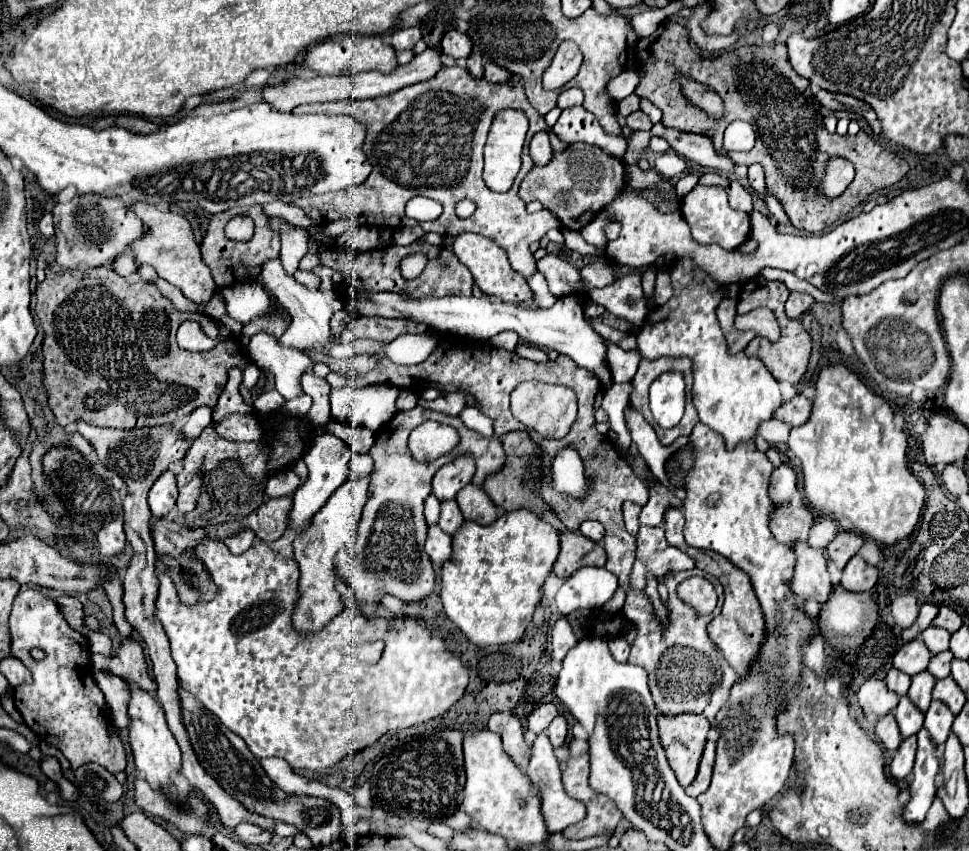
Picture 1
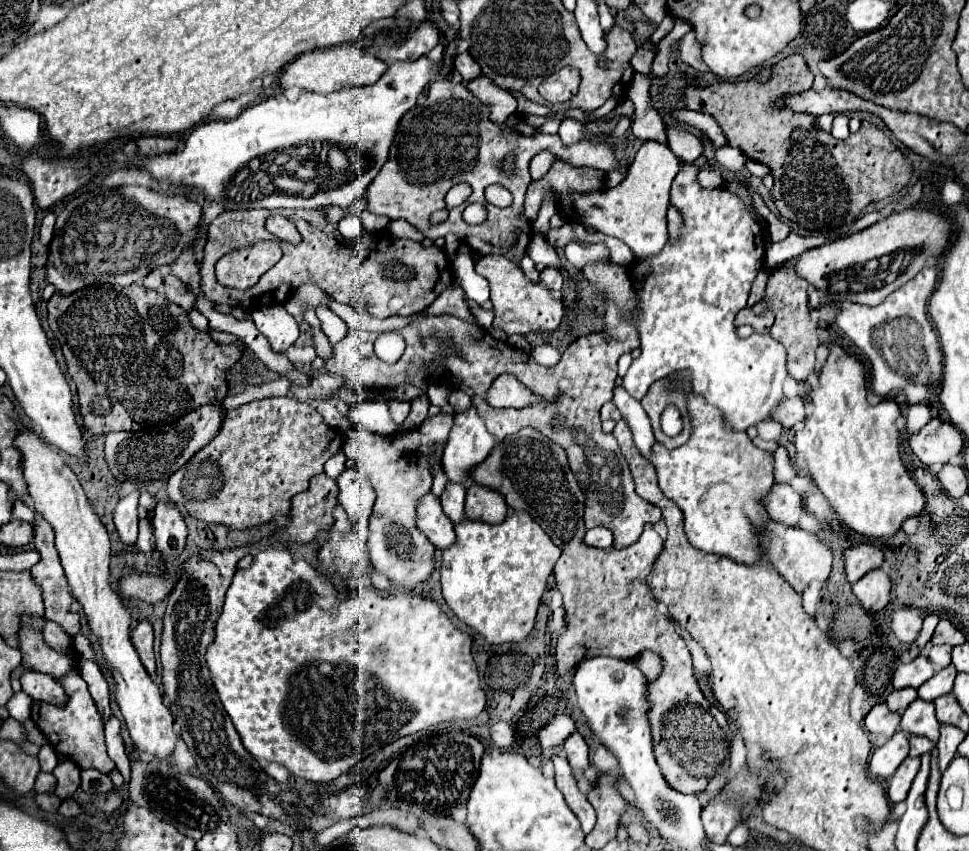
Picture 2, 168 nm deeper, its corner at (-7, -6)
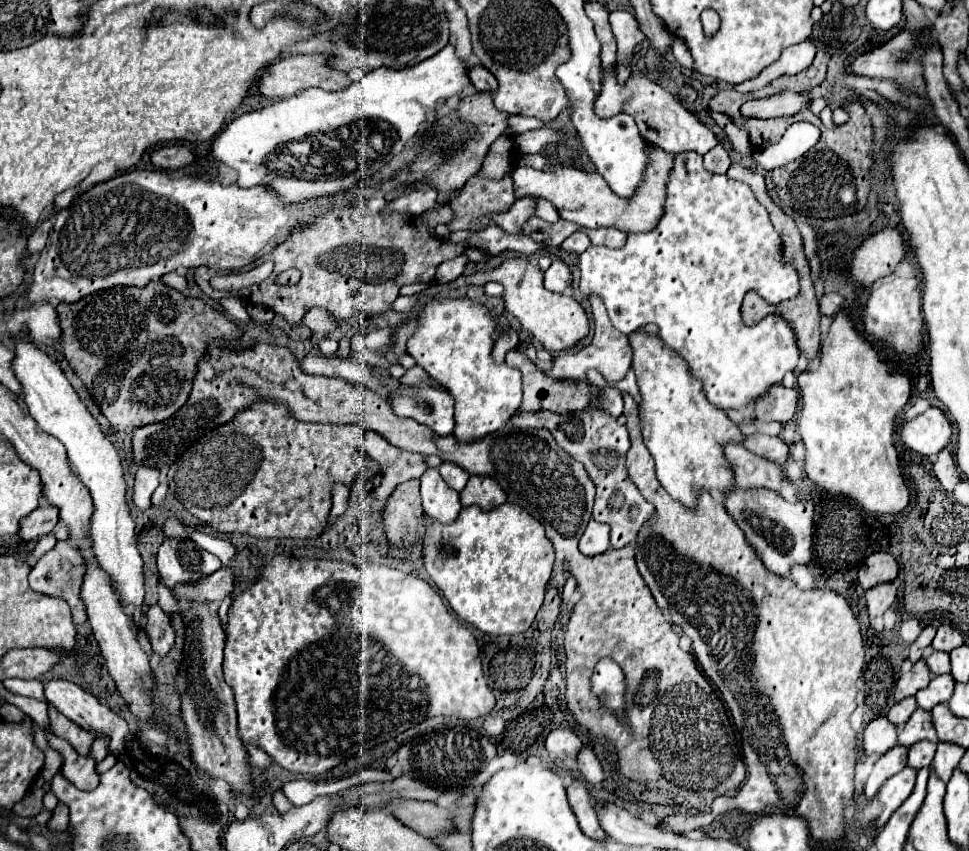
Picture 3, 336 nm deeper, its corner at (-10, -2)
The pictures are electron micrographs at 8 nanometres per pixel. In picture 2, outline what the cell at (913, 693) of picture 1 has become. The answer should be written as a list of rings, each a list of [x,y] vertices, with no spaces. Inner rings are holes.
[[[915,699],[903,713],[901,729],[907,735],[925,735],[937,743],[939,739],[939,721],[935,717],[935,703]]]

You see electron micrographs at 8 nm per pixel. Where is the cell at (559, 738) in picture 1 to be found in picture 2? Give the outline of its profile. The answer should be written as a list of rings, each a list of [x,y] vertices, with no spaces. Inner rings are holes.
[[[575,731],[569,735],[569,739],[565,739],[563,743],[563,751],[567,753],[567,759],[569,759],[569,765],[573,769],[579,769],[583,771],[587,765],[589,765],[589,747],[585,743],[585,739]]]

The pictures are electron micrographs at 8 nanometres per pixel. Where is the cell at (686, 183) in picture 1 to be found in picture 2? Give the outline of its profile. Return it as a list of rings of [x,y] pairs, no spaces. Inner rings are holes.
[[[703,169],[699,175],[697,175],[697,181],[703,189],[713,189],[713,187],[719,187],[723,183],[721,175],[713,169]]]

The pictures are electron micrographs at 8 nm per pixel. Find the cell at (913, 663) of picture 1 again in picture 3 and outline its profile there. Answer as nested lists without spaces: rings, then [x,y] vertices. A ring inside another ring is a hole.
[[[920,659],[910,671],[906,671],[906,673],[900,675],[900,679],[896,681],[896,693],[894,693],[894,697],[896,697],[896,701],[912,697],[920,689],[928,687],[928,683],[930,683],[930,671],[928,671],[928,665]]]

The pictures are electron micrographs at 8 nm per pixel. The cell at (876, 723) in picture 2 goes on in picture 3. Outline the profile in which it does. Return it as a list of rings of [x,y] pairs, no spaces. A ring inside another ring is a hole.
[[[880,717],[868,723],[868,727],[864,729],[864,741],[862,741],[862,749],[866,757],[884,755],[894,745],[896,745],[896,727],[892,727],[888,719]]]

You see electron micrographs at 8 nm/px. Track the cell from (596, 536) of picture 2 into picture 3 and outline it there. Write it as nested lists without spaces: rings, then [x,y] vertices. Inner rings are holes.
[[[590,521],[580,537],[580,551],[584,555],[600,555],[610,547],[610,527],[606,523]]]

